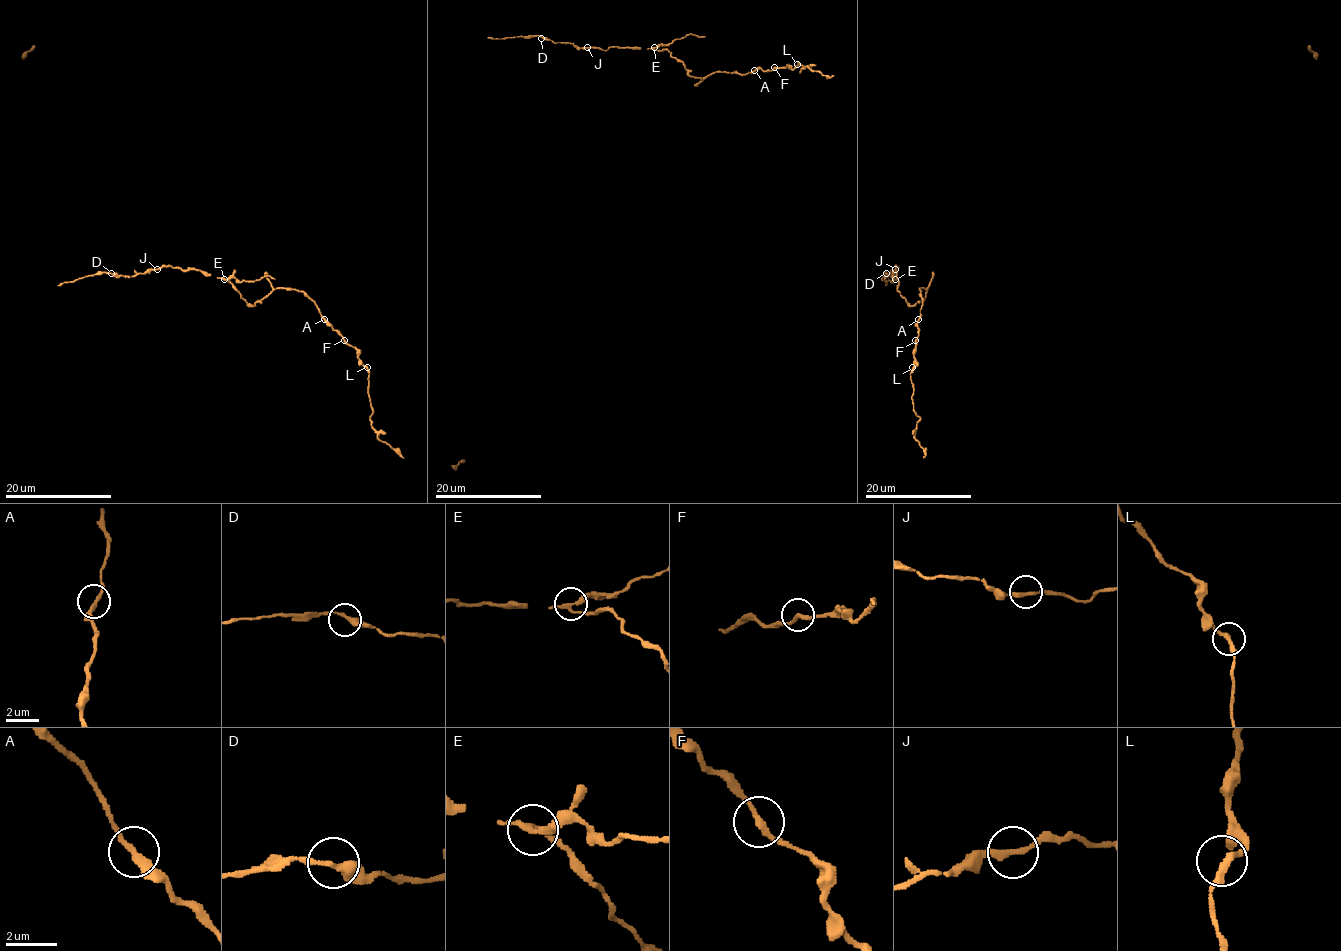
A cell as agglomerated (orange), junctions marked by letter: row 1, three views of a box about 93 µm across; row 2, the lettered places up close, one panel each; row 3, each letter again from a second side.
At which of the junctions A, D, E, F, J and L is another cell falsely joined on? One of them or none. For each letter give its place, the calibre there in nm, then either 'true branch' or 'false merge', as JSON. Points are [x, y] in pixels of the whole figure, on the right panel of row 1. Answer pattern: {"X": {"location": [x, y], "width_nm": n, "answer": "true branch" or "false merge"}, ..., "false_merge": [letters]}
{"A": {"location": [918, 319], "width_nm": 280, "answer": "true branch"}, "D": {"location": [886, 273], "width_nm": 320, "answer": "true branch"}, "E": {"location": [895, 279], "width_nm": 220, "answer": "false merge"}, "F": {"location": [915, 340], "width_nm": 240, "answer": "true branch"}, "J": {"location": [895, 269], "width_nm": 240, "answer": "true branch"}, "L": {"location": [912, 367], "width_nm": 260, "answer": "true branch"}, "false_merge": ["E"]}

